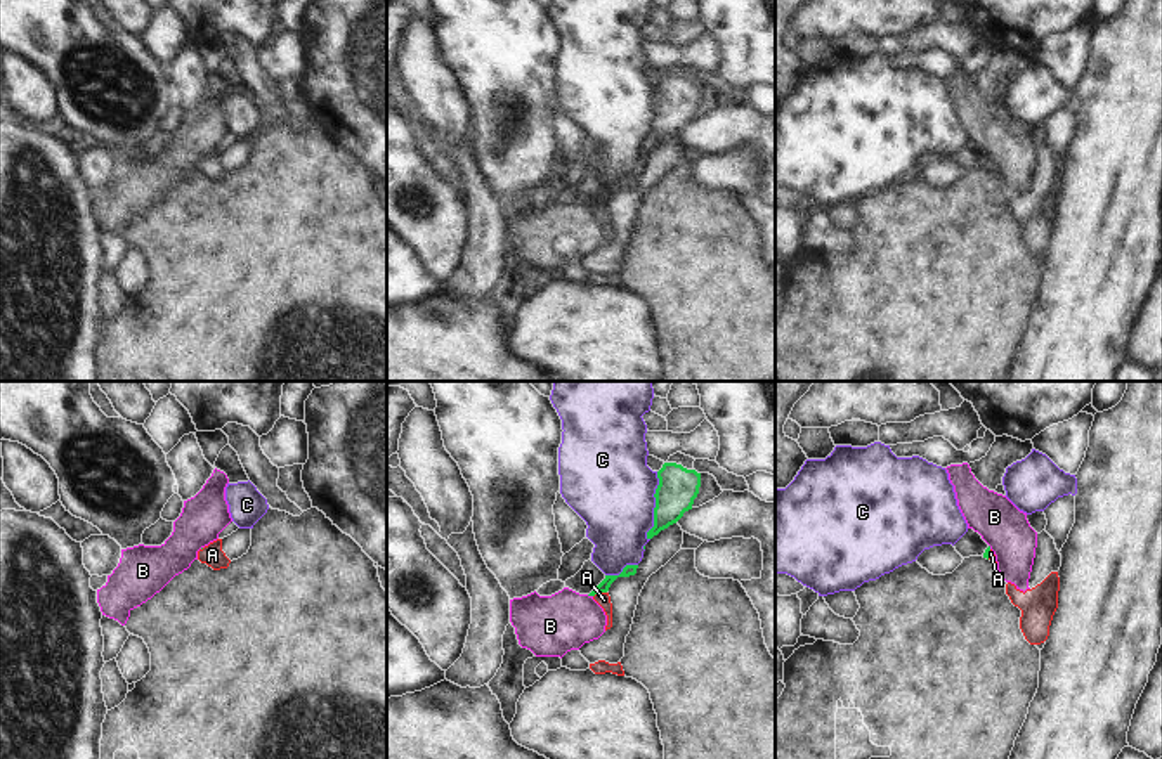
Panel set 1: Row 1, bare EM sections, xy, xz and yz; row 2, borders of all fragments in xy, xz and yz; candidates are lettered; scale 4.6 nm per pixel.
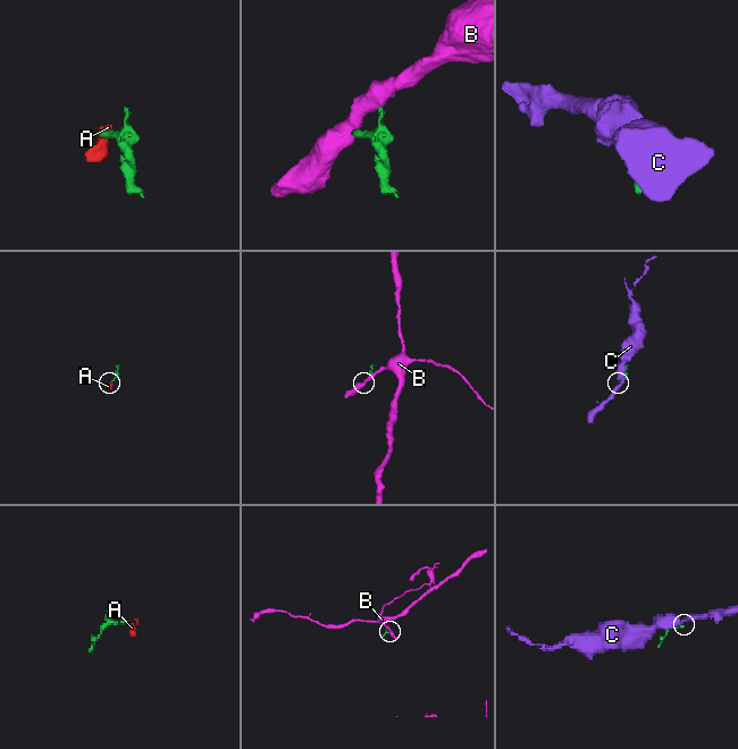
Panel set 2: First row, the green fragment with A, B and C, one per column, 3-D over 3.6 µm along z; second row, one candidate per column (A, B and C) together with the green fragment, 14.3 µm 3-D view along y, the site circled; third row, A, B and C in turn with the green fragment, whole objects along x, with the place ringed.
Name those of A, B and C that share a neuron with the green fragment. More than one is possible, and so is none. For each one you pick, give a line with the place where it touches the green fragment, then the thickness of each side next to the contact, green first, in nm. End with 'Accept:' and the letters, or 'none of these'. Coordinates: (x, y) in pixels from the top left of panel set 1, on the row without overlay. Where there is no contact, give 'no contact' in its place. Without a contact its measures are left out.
A: contact xz (599, 205); calibres 50 and 60 nm
Accept: A

